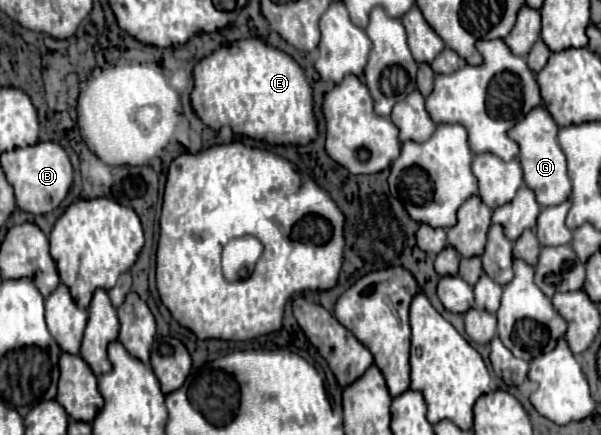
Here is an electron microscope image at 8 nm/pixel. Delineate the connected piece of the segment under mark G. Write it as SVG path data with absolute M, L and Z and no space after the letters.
M538 106L530 110L530 114L508 132L508 136L520 146L520 164L524 170L524 182L528 184L528 188L534 190L540 206L558 206L558 202L568 200L572 192L572 182L566 172L566 156L558 144L558 130L560 128L550 118L548 110L544 106Z

